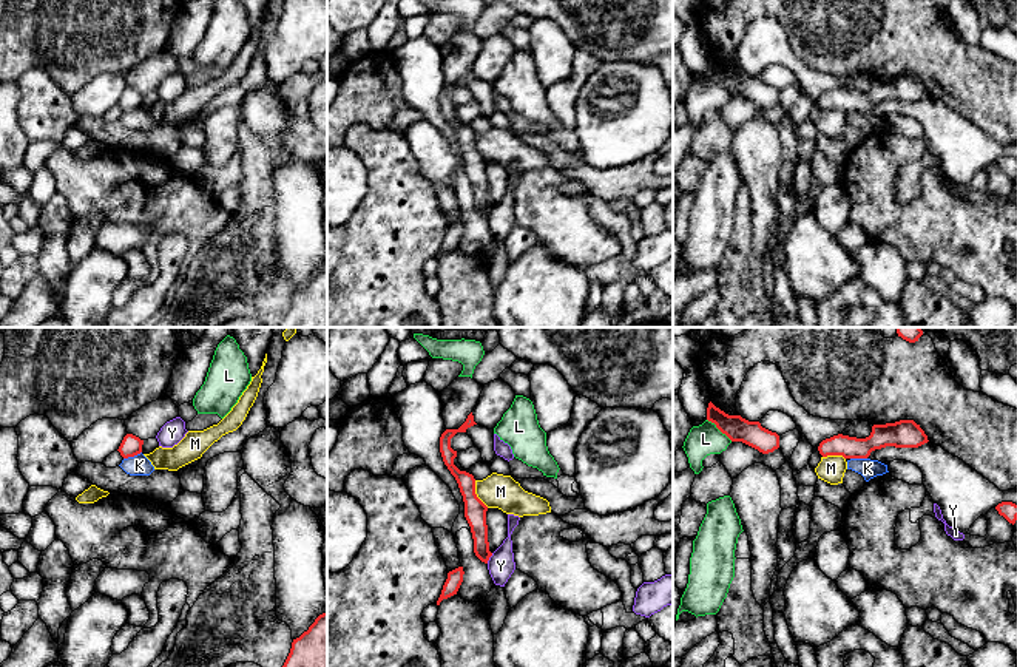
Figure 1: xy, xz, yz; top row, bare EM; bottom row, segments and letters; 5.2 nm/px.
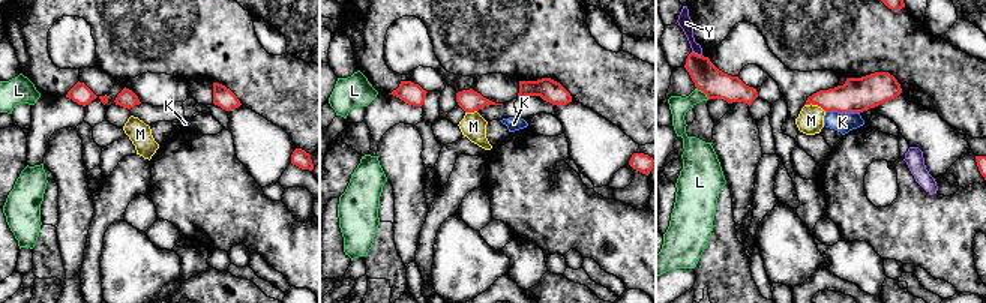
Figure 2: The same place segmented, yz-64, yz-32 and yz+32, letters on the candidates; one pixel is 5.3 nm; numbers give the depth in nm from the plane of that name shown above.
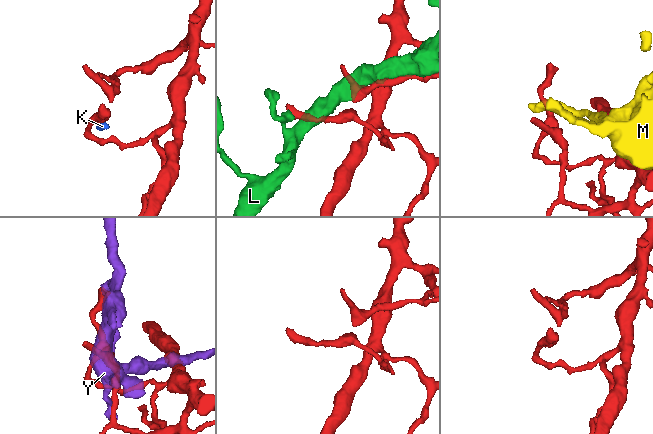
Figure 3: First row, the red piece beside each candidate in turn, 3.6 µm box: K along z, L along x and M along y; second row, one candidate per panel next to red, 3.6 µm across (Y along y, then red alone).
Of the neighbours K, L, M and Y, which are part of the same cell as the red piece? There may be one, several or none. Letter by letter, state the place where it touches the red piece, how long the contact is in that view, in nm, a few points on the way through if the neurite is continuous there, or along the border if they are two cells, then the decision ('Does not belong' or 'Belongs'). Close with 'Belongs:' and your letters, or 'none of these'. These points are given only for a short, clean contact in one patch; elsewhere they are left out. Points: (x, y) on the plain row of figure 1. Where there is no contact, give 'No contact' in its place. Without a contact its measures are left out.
K: Touches red at xy (131, 110). Shared border 100 nm. Boundary: xy (141, 105), (124, 113). Does not belong
L: Touches red at yz (719, 84). Shared border 180 nm. Does not belong
M: Touches red at xz (476, 148). Shared border 160 nm. Does not belong
Y: Touches red at xz (489, 210). Shared border 70 nm. Does not belong
Belongs: none of these

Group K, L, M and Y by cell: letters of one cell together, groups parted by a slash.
K / L / M / Y

